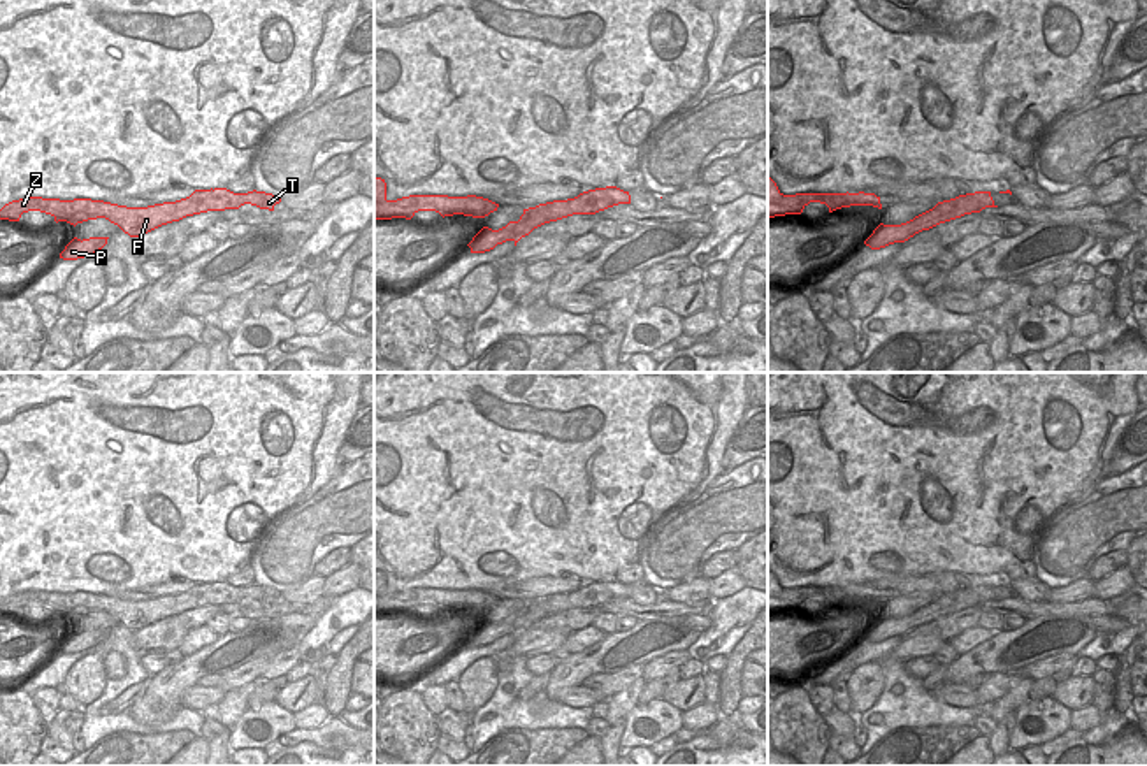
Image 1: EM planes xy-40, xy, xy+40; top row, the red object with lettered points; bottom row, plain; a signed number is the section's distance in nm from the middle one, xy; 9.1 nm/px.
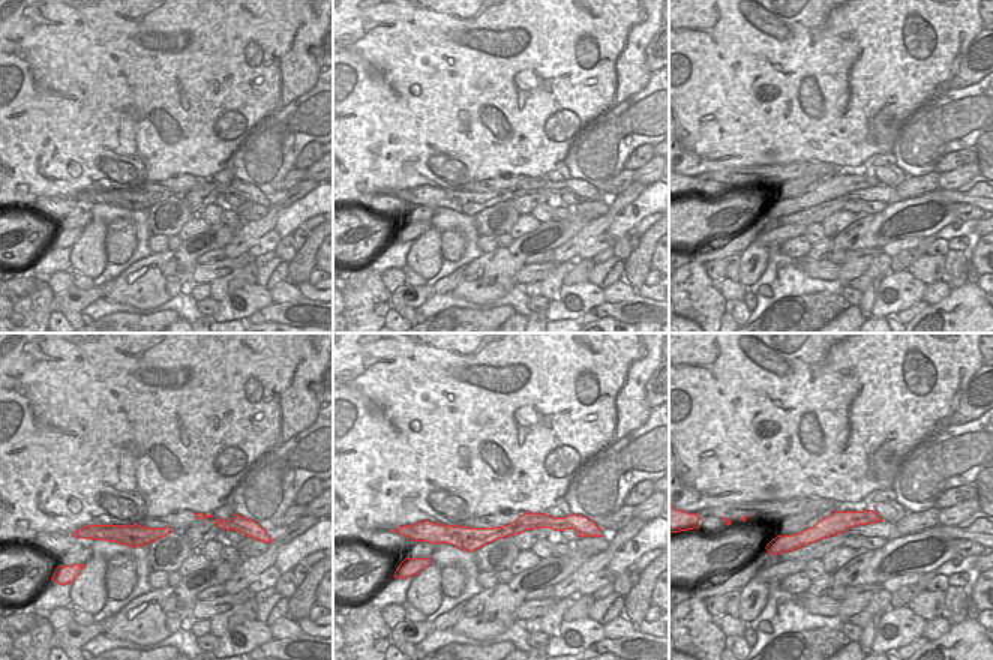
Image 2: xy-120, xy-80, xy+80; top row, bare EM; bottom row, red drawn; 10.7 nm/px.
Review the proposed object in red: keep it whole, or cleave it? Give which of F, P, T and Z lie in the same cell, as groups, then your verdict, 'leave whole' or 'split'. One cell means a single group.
F T Z / P; split

